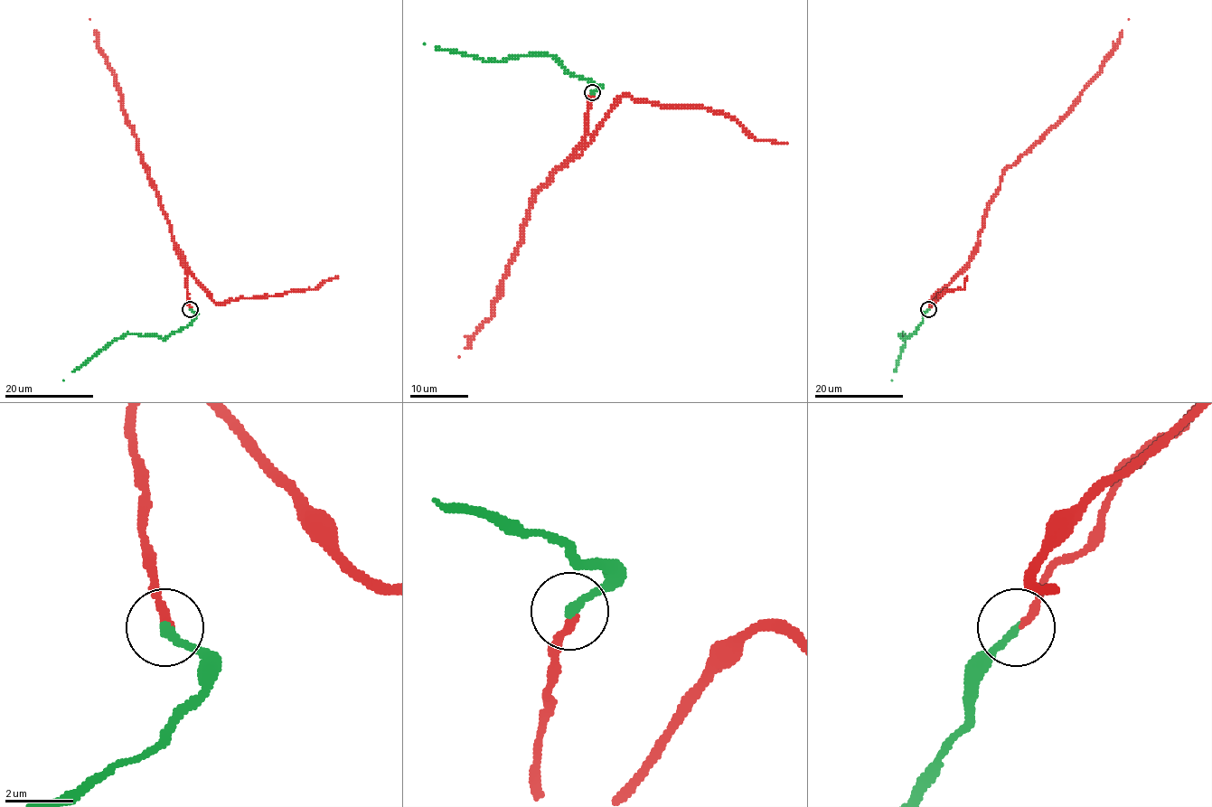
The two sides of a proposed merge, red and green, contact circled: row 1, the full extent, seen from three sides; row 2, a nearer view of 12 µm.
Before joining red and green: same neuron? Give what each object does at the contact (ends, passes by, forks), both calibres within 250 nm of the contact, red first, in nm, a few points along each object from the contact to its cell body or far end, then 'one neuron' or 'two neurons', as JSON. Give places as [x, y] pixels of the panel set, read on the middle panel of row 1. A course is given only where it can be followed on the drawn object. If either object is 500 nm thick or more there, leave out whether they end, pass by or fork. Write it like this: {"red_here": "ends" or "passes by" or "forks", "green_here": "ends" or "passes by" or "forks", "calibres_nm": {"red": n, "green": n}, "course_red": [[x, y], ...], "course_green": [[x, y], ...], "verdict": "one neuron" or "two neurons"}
{"red_here": "ends", "green_here": "ends", "calibres_nm": {"red": 220, "green": 280}, "course_red": [[593, 92], [587, 135], [533, 195], [522, 242], [508, 267], [492, 315], [460, 358]], "course_green": [[592, 92], [597, 85], [572, 75], [548, 54], [493, 60], [439, 51], [425, 42]], "verdict": "one neuron"}

